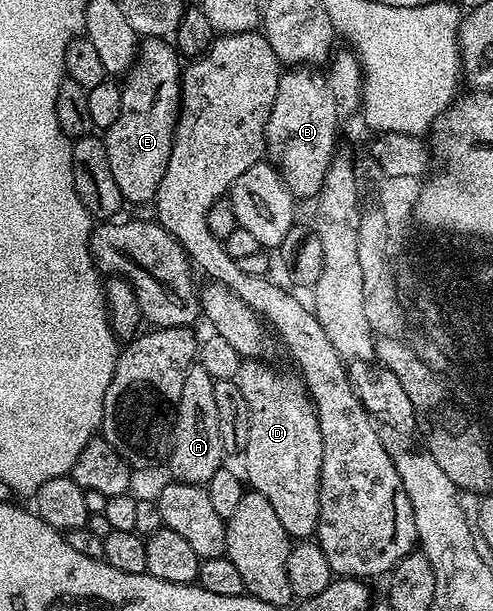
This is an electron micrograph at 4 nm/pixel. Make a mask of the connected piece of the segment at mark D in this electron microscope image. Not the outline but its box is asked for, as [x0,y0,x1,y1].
[238,361,322,541]

